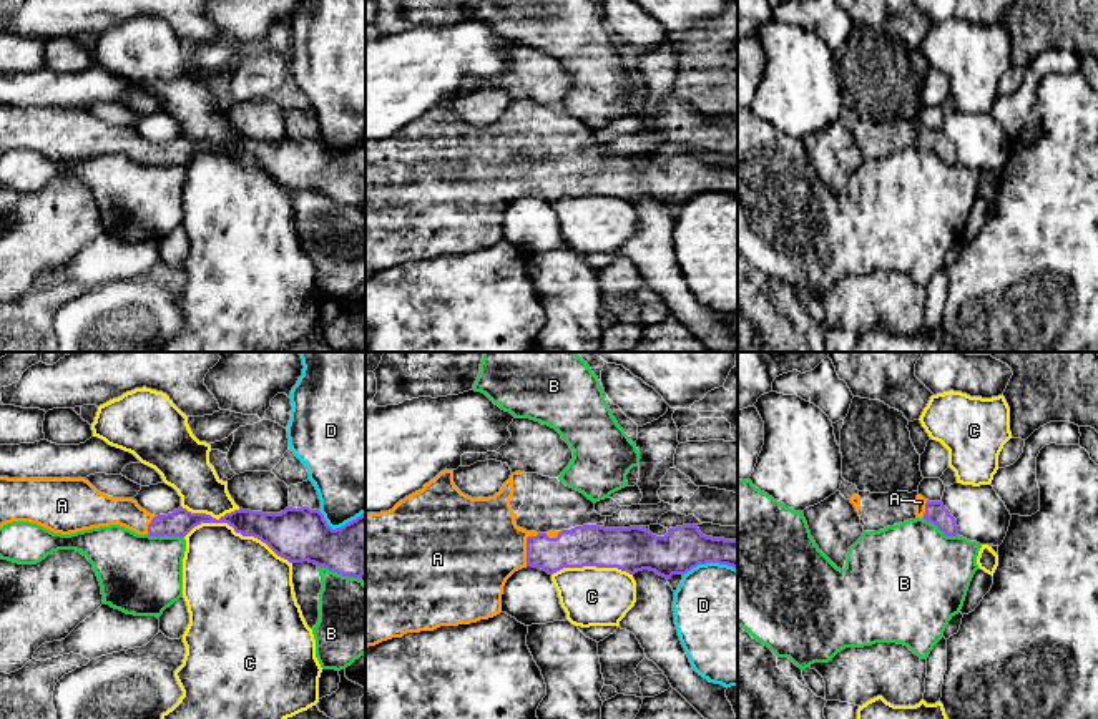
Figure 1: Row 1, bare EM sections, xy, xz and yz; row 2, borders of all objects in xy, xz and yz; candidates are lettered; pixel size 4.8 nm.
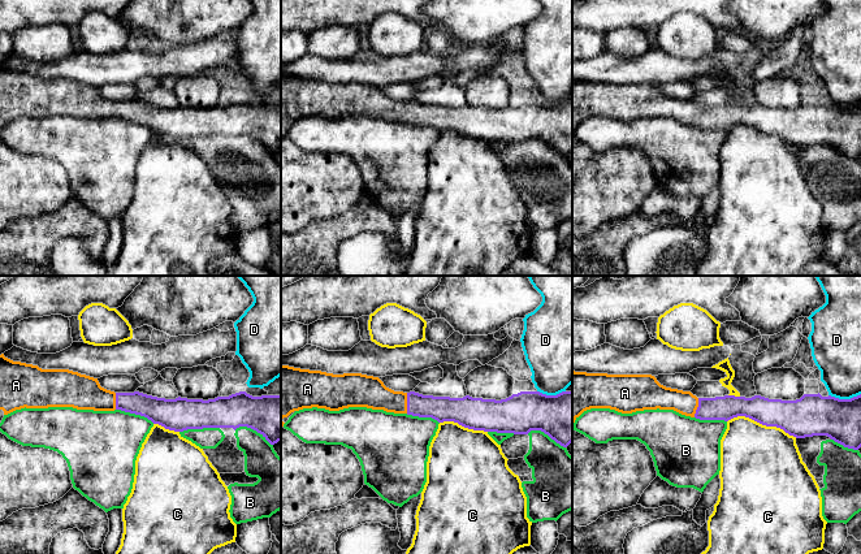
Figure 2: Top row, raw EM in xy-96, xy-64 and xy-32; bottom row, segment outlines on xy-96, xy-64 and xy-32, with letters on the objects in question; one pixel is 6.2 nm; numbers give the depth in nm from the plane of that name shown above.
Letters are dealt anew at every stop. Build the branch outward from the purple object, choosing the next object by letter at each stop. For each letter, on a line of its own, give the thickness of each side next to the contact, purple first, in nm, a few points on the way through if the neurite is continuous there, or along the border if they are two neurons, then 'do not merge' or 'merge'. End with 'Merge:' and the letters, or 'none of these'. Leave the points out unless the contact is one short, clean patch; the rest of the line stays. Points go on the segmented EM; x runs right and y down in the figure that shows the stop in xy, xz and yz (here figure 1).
A: 190 nm thick on the purple side, 440 nm on the other; runs through xz (578, 547), (527, 547), (475, 545); merge
B: 280 nm thick on the purple side, 340 nm on the other; do not merge
C: 220 nm thick on the purple side, 480 nm on the other; do not merge
D: 220 nm thick on the purple side, 440 nm on the other; do not merge
Merge: A

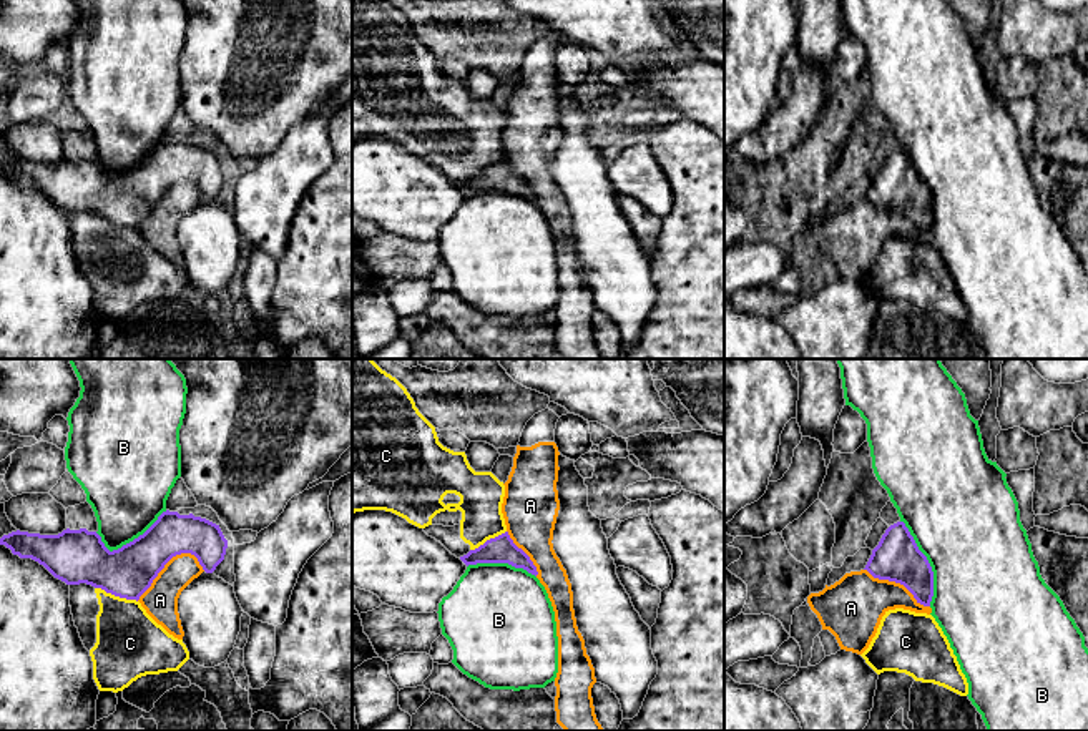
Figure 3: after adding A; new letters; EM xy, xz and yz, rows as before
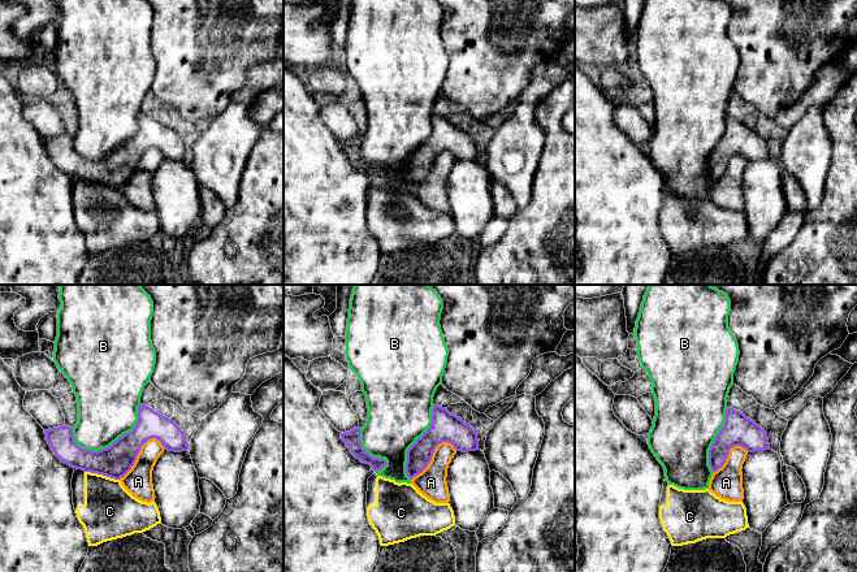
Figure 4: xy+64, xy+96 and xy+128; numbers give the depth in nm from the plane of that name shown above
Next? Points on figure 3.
A: 240 nm thick on the purple side, 170 nm on the other; do not merge
B: 220 nm thick on the purple side, 480 nm on the other; do not merge
C: 240 nm thick on the purple side, 320 nm on the other; do not merge
Merge: none of these

